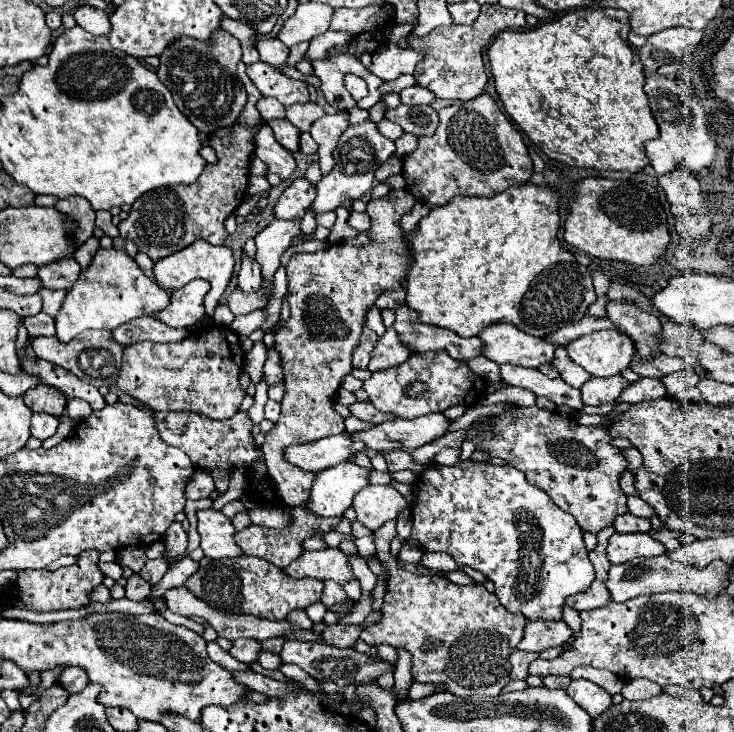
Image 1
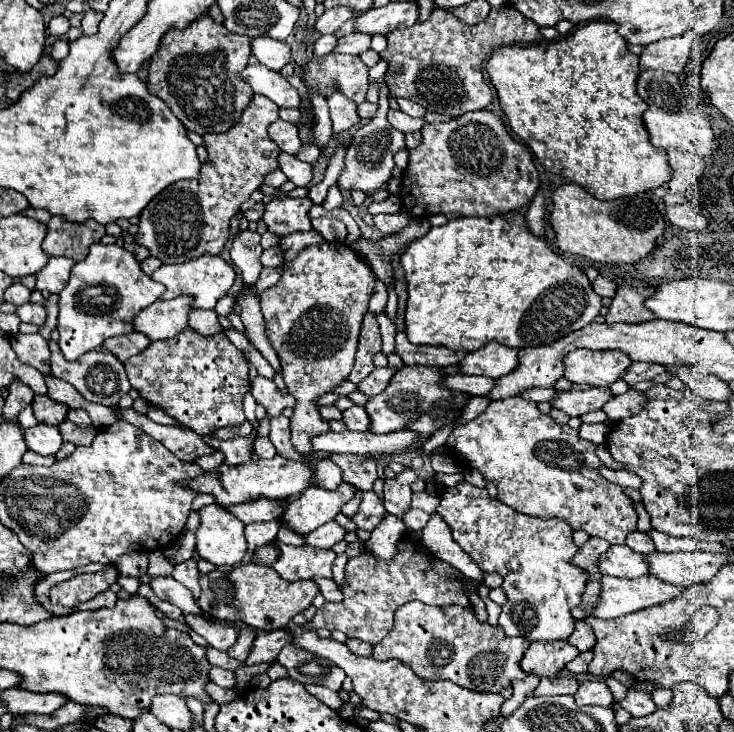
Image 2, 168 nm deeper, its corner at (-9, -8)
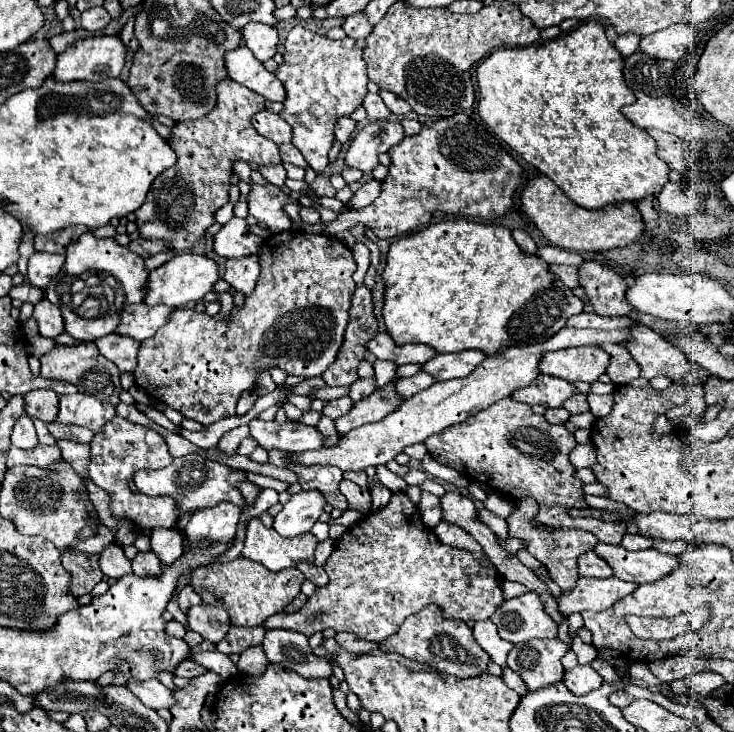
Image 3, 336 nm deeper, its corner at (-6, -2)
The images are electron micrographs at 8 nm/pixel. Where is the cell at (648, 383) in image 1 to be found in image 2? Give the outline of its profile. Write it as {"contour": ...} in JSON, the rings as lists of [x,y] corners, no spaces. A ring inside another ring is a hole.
{"contour":[[[628,390],[620,396],[612,396],[612,400],[608,400],[608,404],[604,404],[604,412],[608,416],[608,420],[612,422],[618,422],[622,418],[628,418],[636,412],[640,412],[642,408],[642,402],[644,402],[644,394],[638,392],[638,390]]]}

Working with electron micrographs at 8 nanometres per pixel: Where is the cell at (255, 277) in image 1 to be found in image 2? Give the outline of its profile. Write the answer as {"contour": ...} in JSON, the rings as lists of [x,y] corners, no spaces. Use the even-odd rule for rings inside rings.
{"contour":[[[242,230],[232,238],[230,258],[240,268],[244,284],[256,284],[258,274],[262,270],[260,256],[262,256],[262,246],[258,232]]]}

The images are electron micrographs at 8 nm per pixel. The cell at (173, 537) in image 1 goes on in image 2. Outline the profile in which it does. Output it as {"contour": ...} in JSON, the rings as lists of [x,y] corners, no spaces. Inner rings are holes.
{"contour":[[[186,560],[182,564],[176,564],[174,566],[174,572],[172,576],[182,582],[192,594],[194,594],[194,600],[200,598],[200,582],[198,582],[198,568],[196,568],[196,562],[194,560]]]}

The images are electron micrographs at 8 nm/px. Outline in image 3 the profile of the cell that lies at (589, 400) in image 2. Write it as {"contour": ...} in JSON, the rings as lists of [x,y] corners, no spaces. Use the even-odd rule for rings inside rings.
{"contour":[[[543,374],[541,378],[537,378],[537,382],[531,382],[529,386],[515,390],[513,398],[519,402],[527,402],[531,406],[543,404],[545,408],[561,408],[563,402],[577,392],[579,390],[571,382]]]}

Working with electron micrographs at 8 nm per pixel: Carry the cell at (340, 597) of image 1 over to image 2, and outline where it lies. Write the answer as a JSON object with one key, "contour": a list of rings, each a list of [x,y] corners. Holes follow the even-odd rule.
{"contour":[[[314,578],[314,582],[316,582],[316,586],[320,588],[320,594],[328,600],[328,602],[340,602],[344,596],[340,594],[340,590],[338,590],[338,584],[332,580],[332,578]]]}

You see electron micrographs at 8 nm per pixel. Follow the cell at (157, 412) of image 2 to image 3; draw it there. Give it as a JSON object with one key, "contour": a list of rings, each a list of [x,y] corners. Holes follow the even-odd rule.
{"contour":[[[247,412],[247,414],[243,414],[243,416],[223,418],[223,420],[211,424],[209,428],[205,428],[205,430],[201,430],[201,432],[191,432],[191,430],[185,430],[185,428],[179,428],[179,434],[181,434],[183,438],[187,438],[189,442],[193,442],[195,446],[199,446],[199,448],[209,448],[209,446],[215,446],[217,440],[219,440],[225,432],[229,432],[229,430],[241,426],[241,424],[247,424],[249,420],[251,420],[251,416],[249,416],[249,412]]]}

